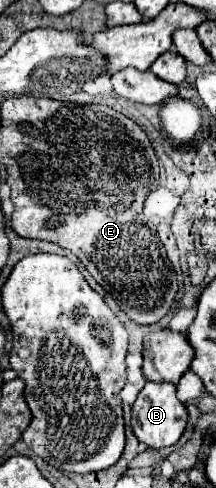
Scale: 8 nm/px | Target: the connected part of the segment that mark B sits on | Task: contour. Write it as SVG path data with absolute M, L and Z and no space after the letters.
M146 382L136 402L132 404L132 432L142 444L154 450L176 444L186 428L186 418L188 418L186 406L176 398L176 386L170 384Z

